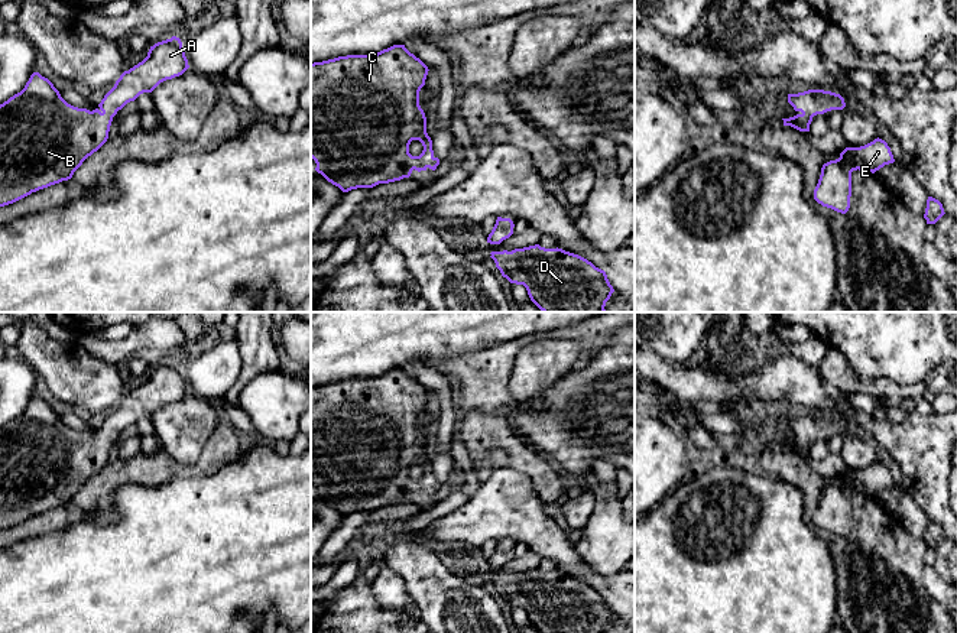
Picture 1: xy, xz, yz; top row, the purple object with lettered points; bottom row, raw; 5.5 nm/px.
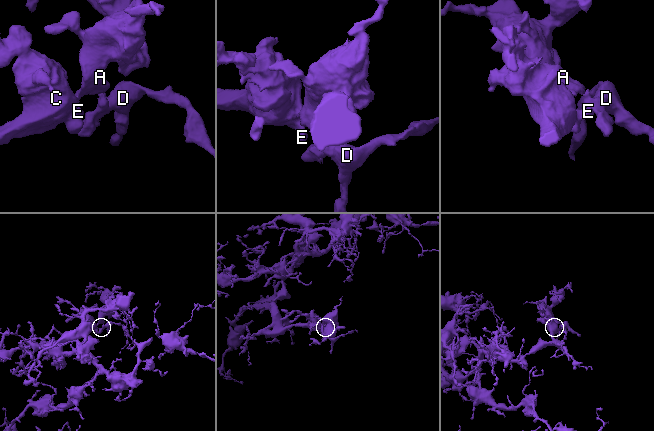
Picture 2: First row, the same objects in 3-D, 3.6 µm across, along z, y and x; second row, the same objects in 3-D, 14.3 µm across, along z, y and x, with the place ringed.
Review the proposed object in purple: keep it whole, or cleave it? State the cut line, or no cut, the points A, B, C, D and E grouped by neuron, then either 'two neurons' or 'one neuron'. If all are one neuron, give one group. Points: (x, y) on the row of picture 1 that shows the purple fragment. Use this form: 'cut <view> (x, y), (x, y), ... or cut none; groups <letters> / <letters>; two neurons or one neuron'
cut none; groups A B C D E; one neuron

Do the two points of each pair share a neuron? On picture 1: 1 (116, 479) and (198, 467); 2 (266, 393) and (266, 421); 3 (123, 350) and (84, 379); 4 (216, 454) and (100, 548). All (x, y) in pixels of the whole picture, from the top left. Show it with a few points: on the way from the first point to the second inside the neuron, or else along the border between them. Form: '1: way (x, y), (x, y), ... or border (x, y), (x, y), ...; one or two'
1: way (136, 470), (178, 470); one
2: way (266, 401), (266, 414); one
3: border (78, 343), (96, 357), (117, 366); two
4: border (221, 467), (208, 474), (175, 477), (155, 484); two

